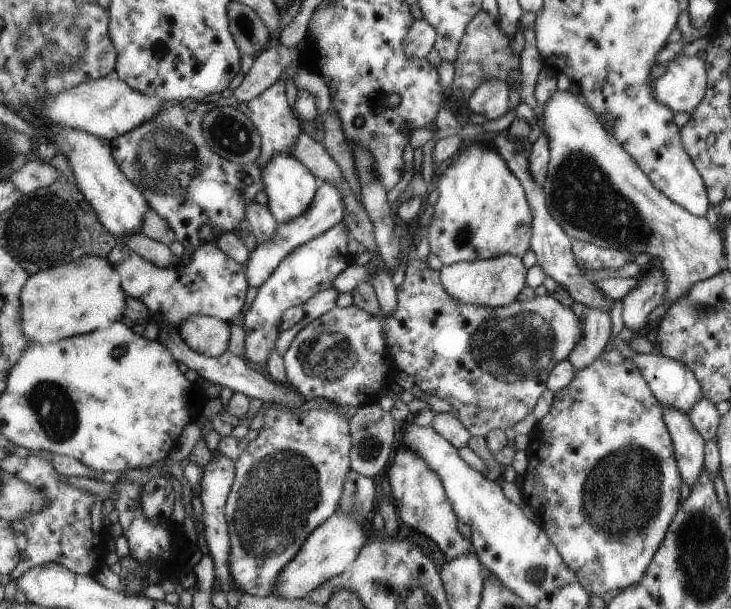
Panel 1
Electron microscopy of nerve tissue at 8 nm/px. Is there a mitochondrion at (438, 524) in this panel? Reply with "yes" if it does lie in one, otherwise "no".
no

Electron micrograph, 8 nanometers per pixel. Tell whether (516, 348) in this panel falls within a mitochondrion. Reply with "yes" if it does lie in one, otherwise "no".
yes

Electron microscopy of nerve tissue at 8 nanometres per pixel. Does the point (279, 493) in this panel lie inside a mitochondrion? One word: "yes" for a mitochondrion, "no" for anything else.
yes

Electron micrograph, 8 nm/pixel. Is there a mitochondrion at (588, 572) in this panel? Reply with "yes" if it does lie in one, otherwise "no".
no

